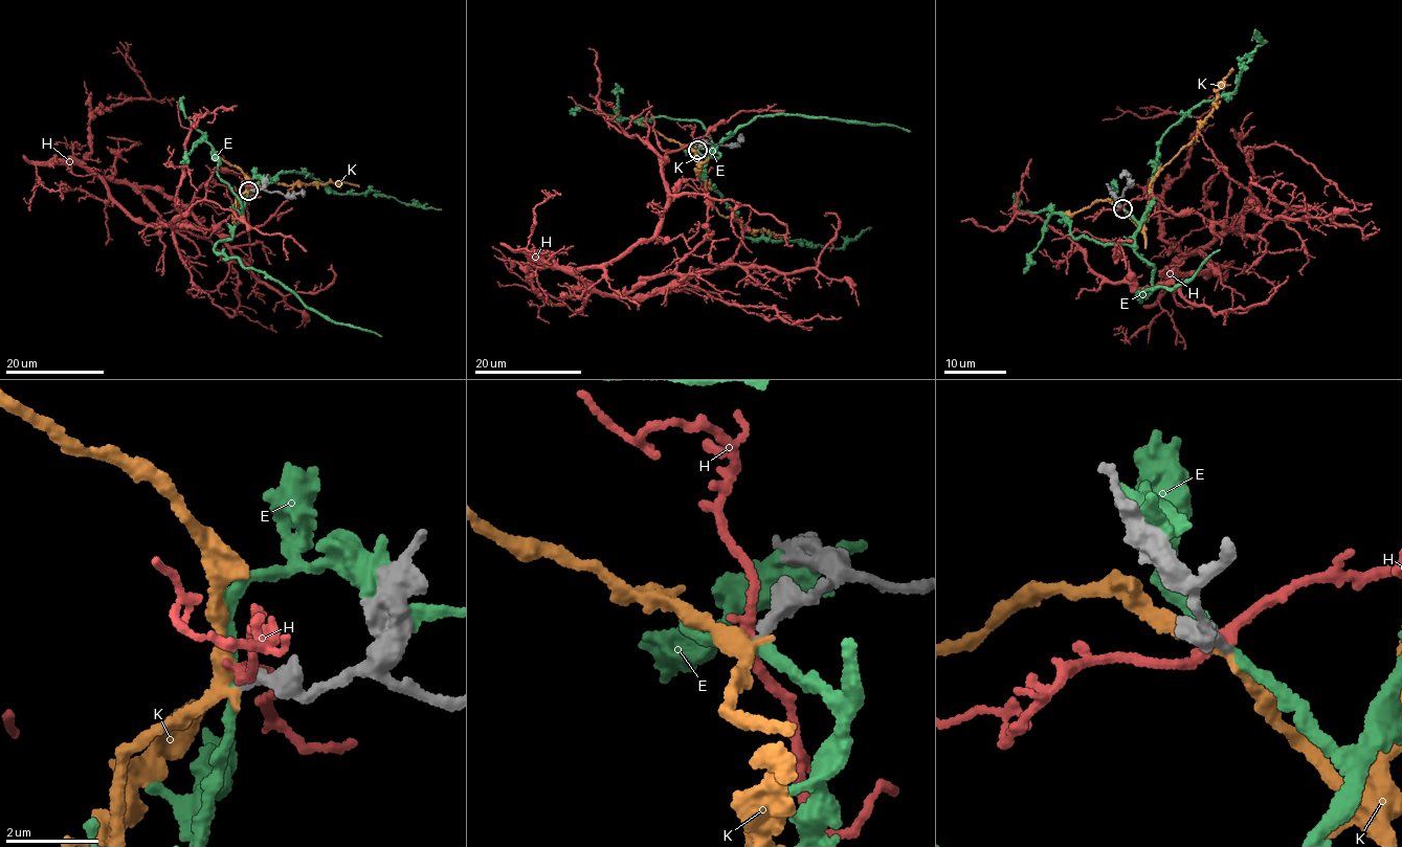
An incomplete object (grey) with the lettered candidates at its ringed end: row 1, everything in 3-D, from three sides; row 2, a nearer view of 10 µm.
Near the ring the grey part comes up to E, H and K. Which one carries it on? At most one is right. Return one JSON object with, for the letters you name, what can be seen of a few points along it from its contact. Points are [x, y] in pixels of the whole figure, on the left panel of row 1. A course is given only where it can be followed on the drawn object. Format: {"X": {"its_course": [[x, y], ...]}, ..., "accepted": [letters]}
{"K": {"its_course": [[249, 191], [238, 197], [235, 205], [238, 198], [263, 181], [287, 186], [343, 181], [358, 186]]}, "accepted": ["K"]}

